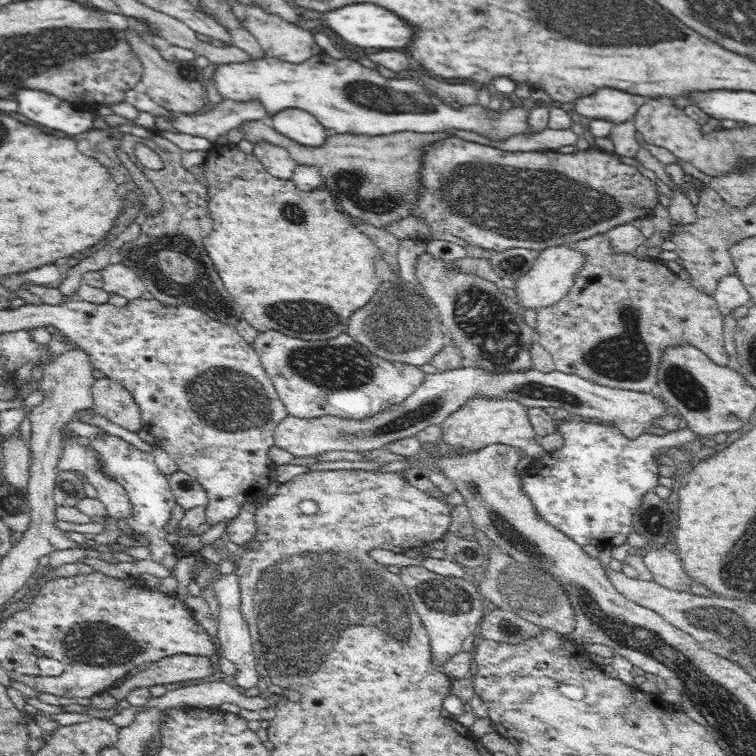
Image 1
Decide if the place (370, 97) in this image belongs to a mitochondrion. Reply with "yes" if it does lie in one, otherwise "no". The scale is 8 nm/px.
yes

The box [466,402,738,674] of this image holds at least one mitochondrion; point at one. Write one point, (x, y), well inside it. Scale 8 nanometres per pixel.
(538, 595)

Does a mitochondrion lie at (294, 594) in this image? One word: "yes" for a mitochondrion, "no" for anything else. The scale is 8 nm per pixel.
yes

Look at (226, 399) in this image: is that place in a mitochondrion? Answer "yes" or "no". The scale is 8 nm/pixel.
yes

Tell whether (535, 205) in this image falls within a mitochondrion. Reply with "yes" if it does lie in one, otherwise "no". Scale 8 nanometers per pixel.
yes

